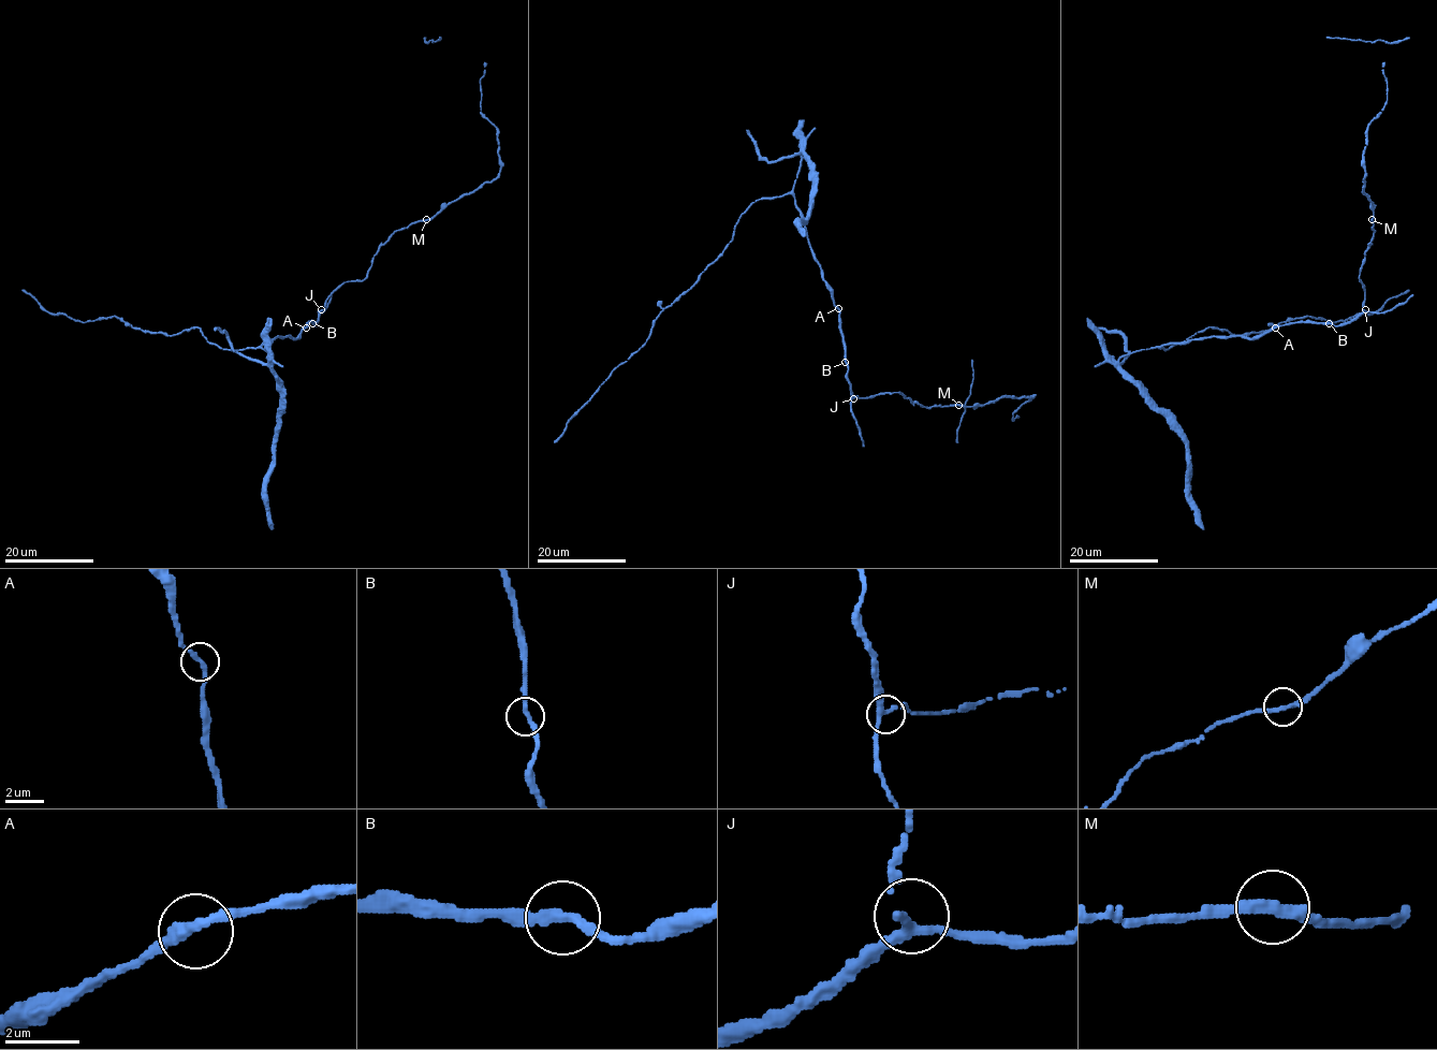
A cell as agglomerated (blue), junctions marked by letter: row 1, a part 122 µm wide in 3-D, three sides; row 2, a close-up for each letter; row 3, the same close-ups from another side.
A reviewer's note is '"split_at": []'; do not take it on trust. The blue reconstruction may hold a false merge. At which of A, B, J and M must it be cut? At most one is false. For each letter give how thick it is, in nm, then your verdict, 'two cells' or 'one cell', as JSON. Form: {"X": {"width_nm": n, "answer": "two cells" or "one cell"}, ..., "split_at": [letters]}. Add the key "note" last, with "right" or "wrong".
{"A": {"width_nm": 280, "answer": "one cell"}, "B": {"width_nm": 280, "answer": "one cell"}, "J": {"width_nm": 280, "answer": "one cell"}, "M": {"width_nm": 280, "answer": "one cell"}, "split_at": [], "note": "right"}

